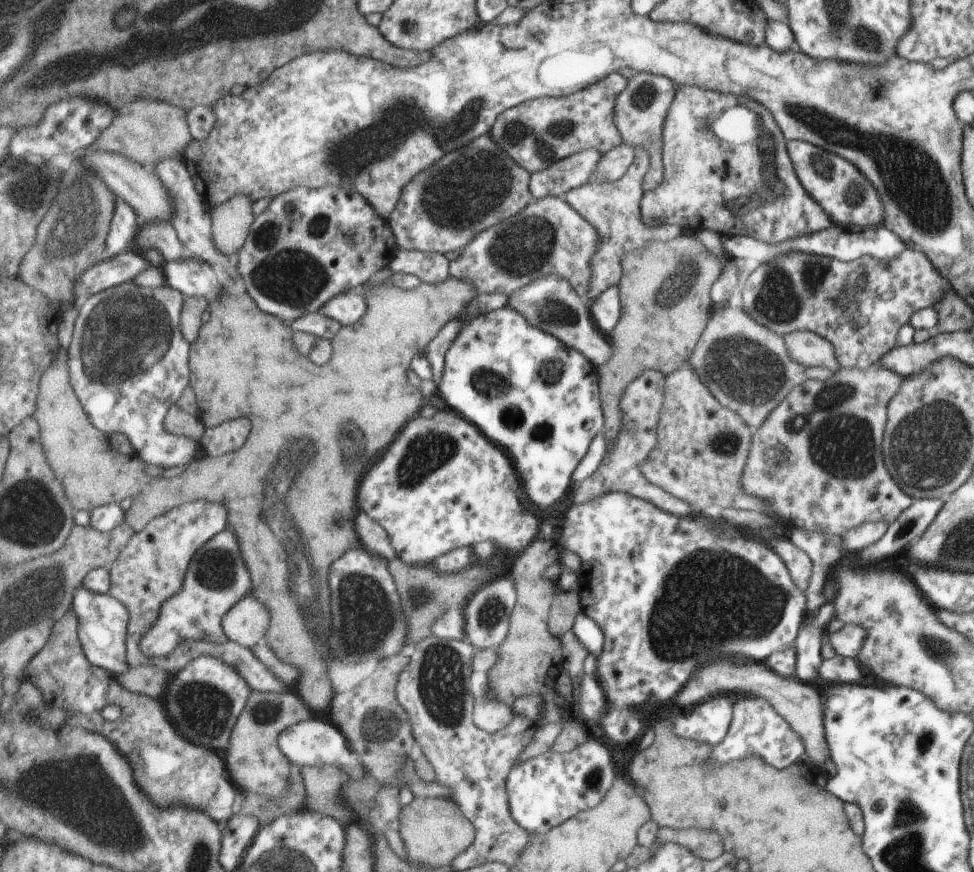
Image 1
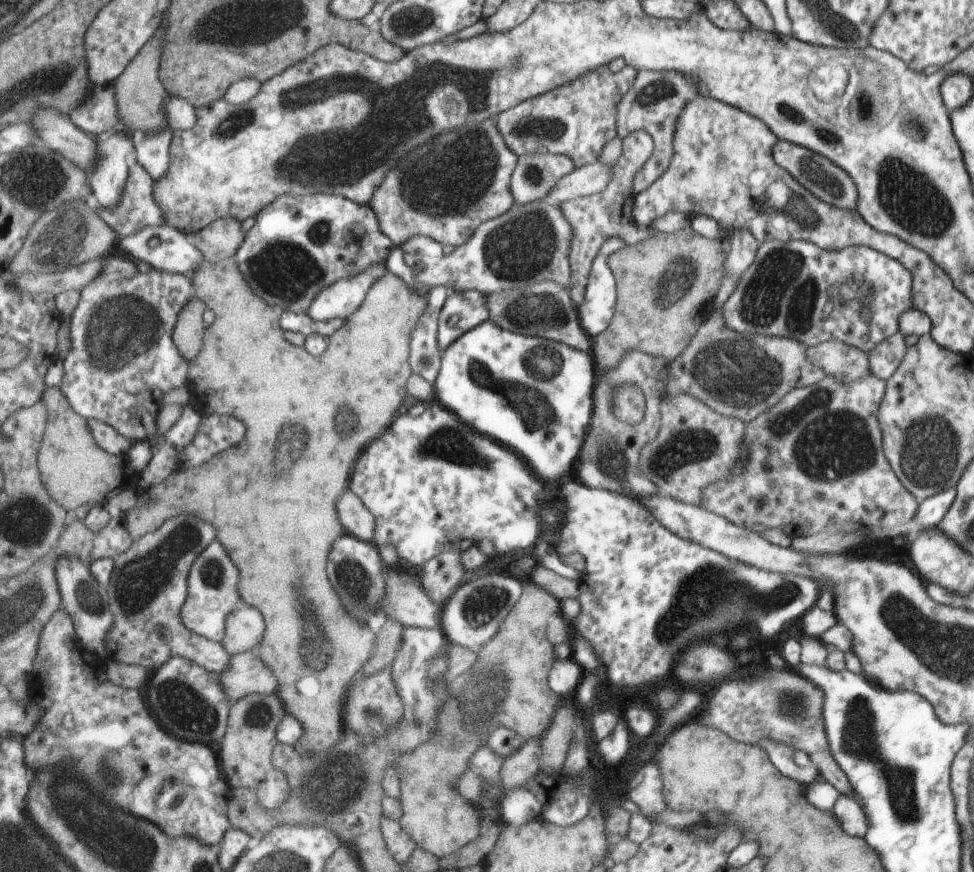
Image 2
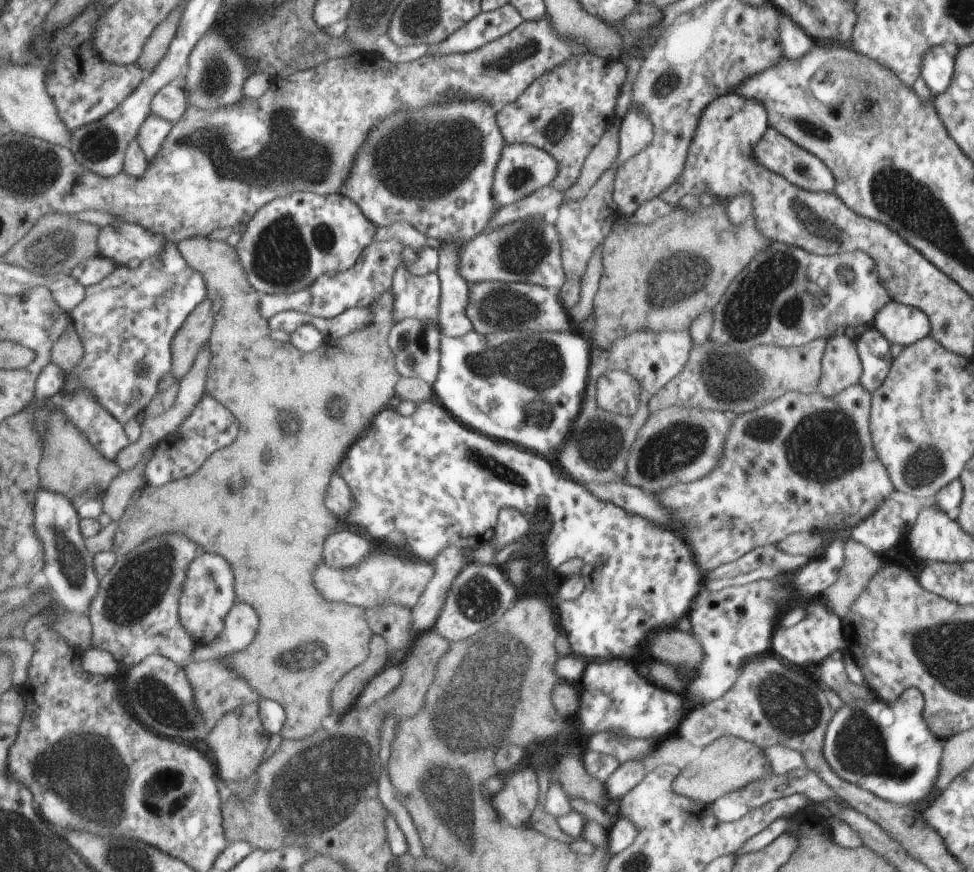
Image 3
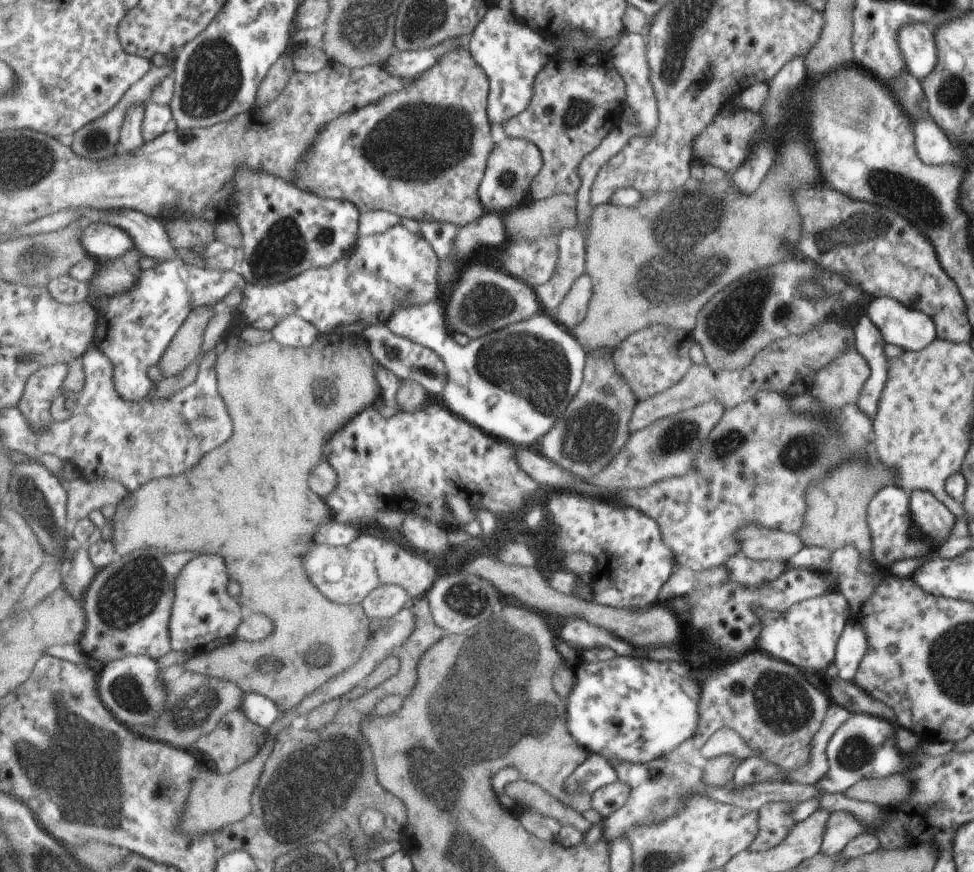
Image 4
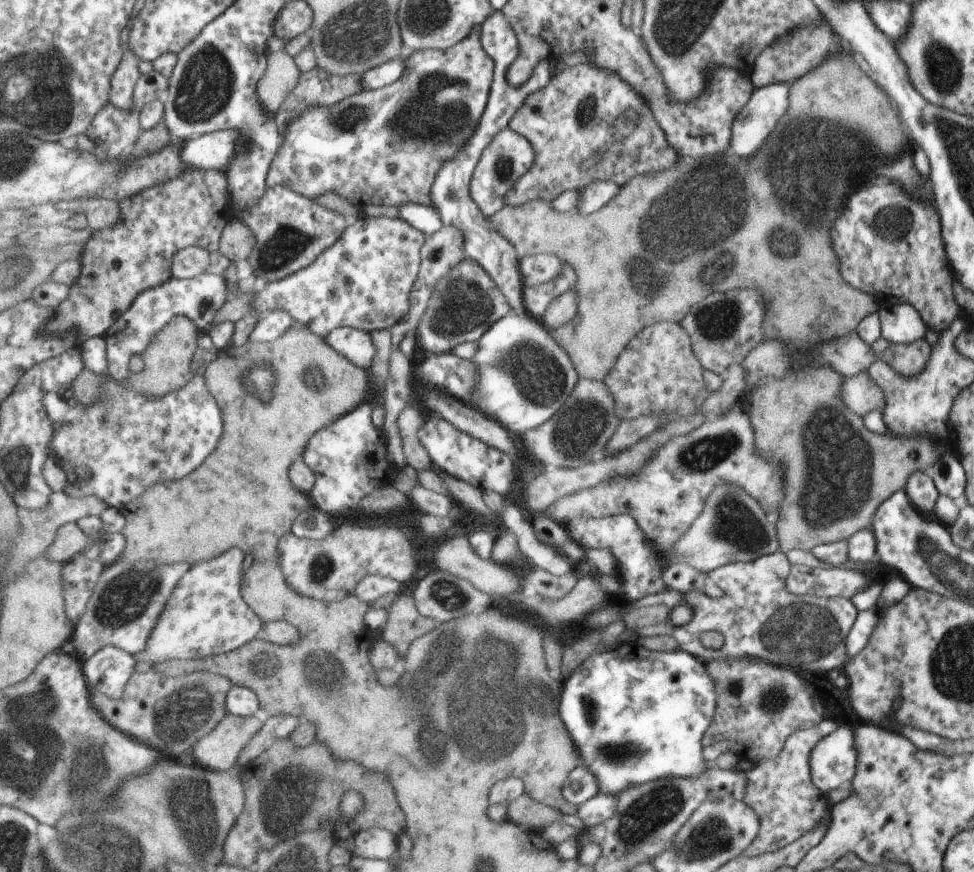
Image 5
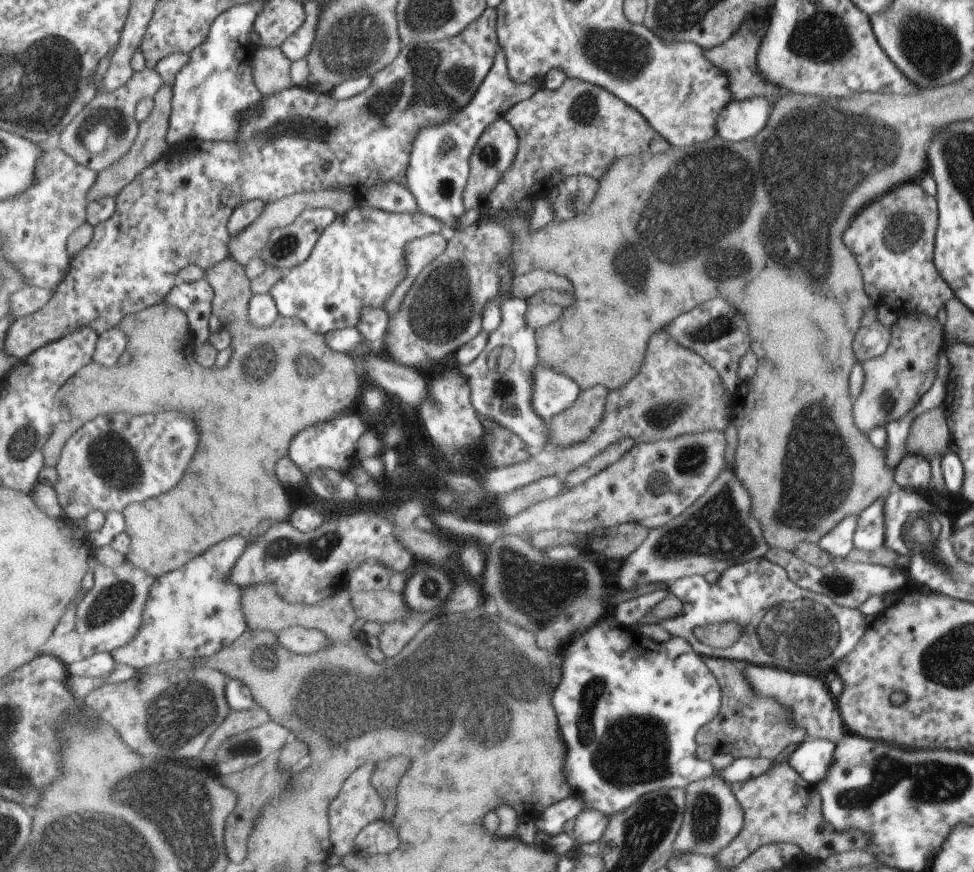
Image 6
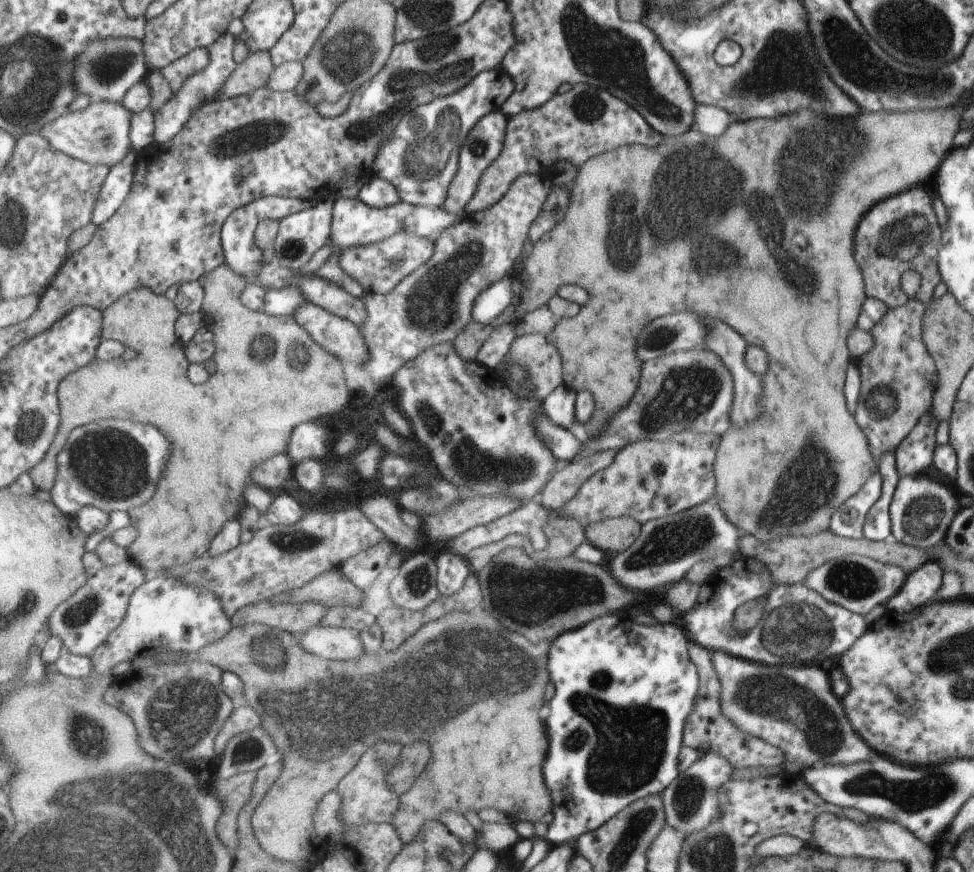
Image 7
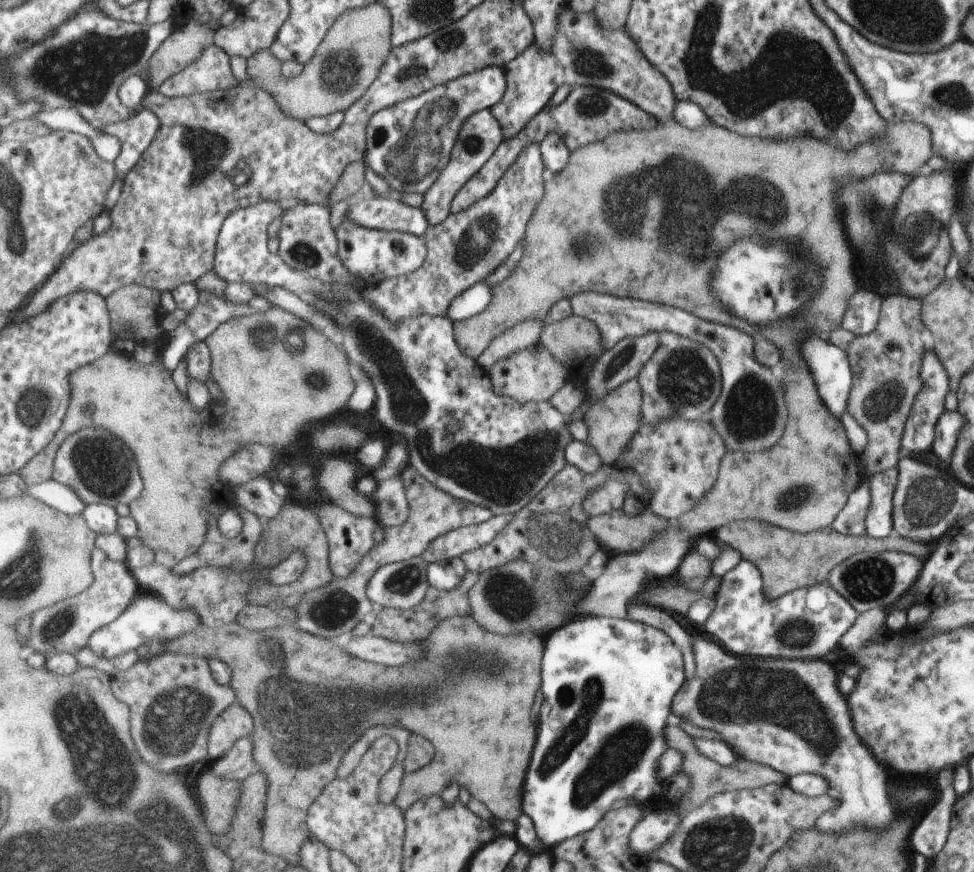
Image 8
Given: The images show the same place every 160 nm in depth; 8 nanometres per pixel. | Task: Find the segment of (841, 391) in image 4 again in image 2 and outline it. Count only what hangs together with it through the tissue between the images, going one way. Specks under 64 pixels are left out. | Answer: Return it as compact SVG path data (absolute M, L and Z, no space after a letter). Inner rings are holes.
M829 339L813 347L806 346L805 350L809 359L814 363L820 364L821 368L826 368L825 372L827 375L836 376L837 380L845 378L848 383L868 374L868 357L866 352L861 352L858 348L845 344L840 340Z

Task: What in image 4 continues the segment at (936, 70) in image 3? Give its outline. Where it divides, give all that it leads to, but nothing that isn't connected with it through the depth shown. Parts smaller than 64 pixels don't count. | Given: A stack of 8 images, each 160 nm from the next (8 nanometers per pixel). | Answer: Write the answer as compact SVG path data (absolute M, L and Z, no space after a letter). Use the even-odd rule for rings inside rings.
M908 23L899 30L899 48L907 72L919 82L936 66L933 28L928 23Z

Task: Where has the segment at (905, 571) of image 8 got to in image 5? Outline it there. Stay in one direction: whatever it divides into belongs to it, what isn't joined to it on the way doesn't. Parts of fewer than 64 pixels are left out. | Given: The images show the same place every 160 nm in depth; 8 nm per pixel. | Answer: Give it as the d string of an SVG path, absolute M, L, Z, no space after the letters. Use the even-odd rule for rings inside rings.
M794 565L790 566L786 577L786 589L791 596L851 599L851 596L866 588L868 582L869 576L861 571Z

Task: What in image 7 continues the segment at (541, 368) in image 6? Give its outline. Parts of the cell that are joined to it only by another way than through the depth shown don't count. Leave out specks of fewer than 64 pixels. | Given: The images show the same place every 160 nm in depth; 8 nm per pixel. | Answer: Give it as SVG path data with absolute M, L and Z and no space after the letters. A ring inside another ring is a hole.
M562 385L557 388L548 398L543 401L544 412L563 428L571 428L576 424L576 400L578 392L568 386Z

